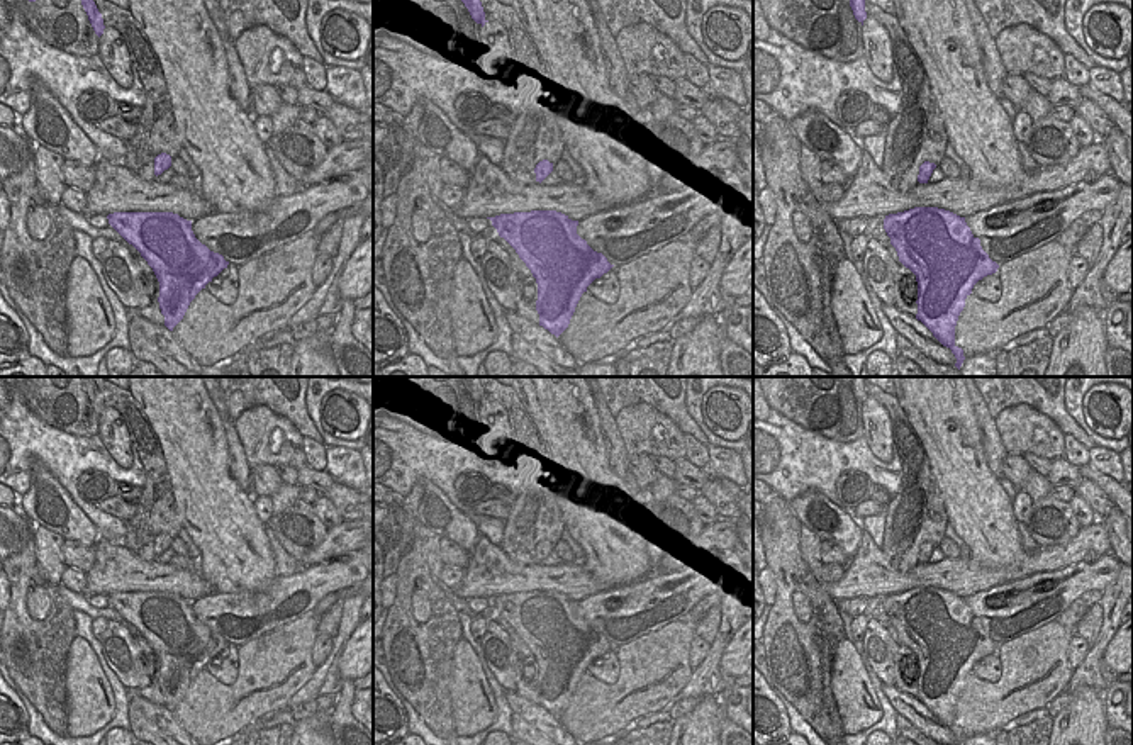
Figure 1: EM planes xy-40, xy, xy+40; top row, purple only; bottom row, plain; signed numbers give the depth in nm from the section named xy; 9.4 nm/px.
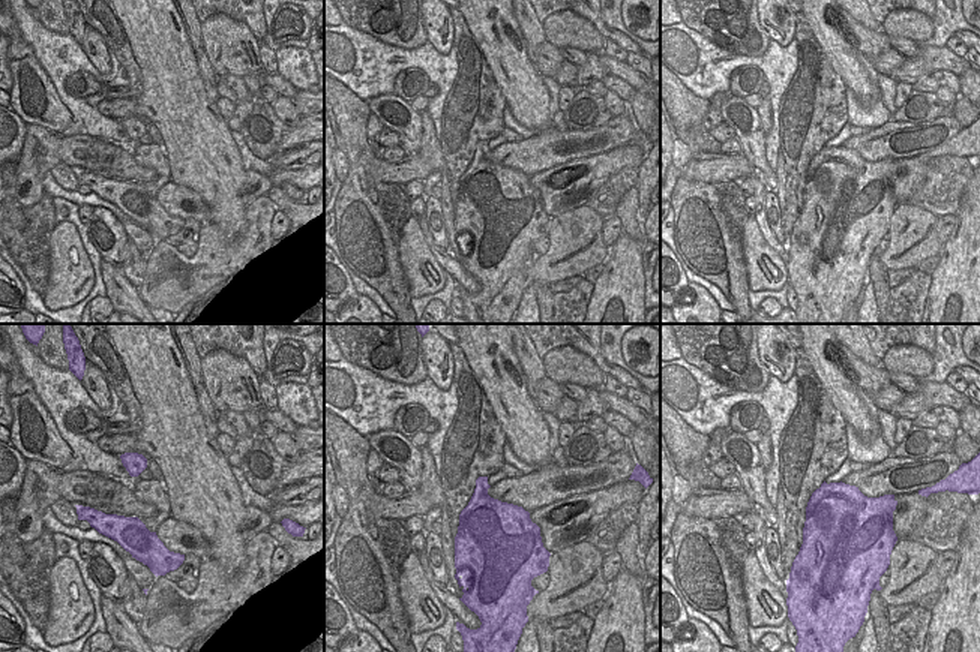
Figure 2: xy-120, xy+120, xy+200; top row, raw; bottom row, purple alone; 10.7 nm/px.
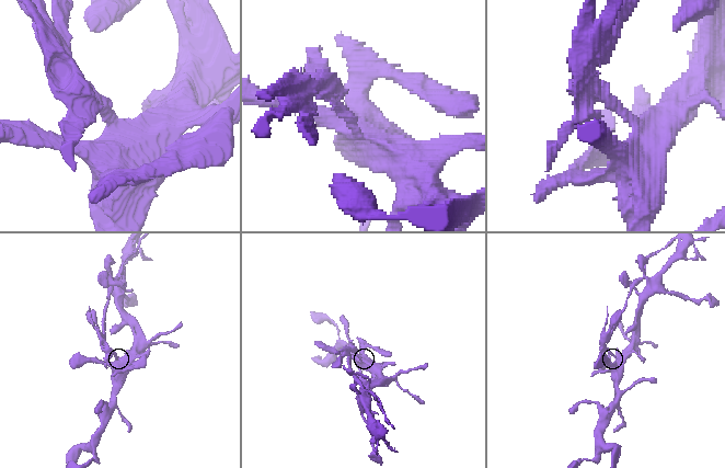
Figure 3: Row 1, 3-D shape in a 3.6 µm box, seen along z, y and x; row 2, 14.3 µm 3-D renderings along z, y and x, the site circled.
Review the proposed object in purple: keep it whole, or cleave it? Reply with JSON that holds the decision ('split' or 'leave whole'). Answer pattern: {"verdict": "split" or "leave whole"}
{"verdict": "split"}

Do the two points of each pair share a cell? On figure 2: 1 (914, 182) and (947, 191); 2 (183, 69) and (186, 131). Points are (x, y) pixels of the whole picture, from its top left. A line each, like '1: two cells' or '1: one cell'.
1: two cells
2: one cell

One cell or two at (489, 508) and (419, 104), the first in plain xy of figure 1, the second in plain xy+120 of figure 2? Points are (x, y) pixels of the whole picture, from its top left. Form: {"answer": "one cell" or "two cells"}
{"answer": "one cell"}

